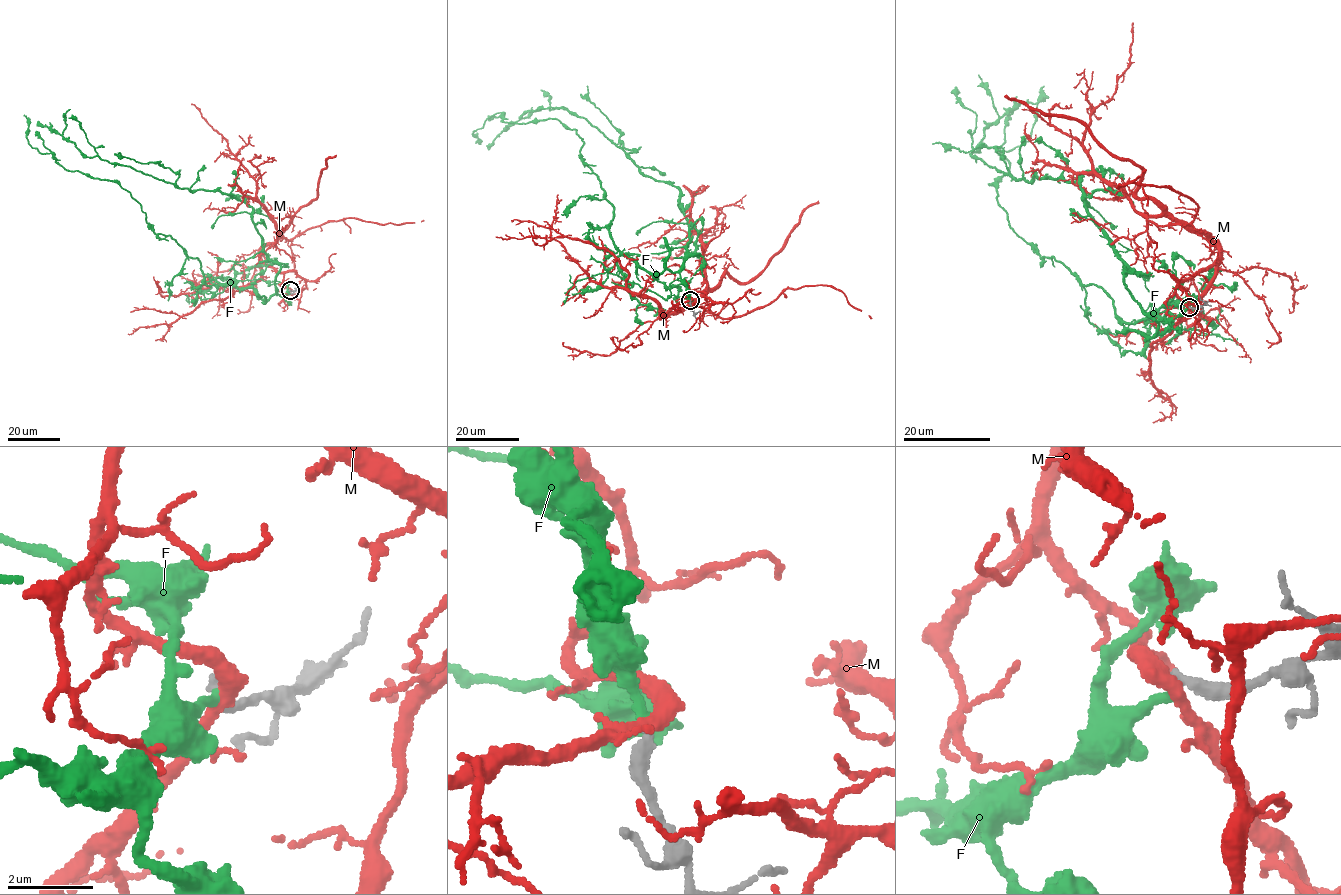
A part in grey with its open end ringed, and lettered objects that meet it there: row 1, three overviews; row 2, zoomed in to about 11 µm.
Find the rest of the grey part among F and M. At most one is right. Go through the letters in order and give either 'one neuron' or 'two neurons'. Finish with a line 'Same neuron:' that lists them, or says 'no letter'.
F: two neurons
M: two neurons
Same neuron: no letter

